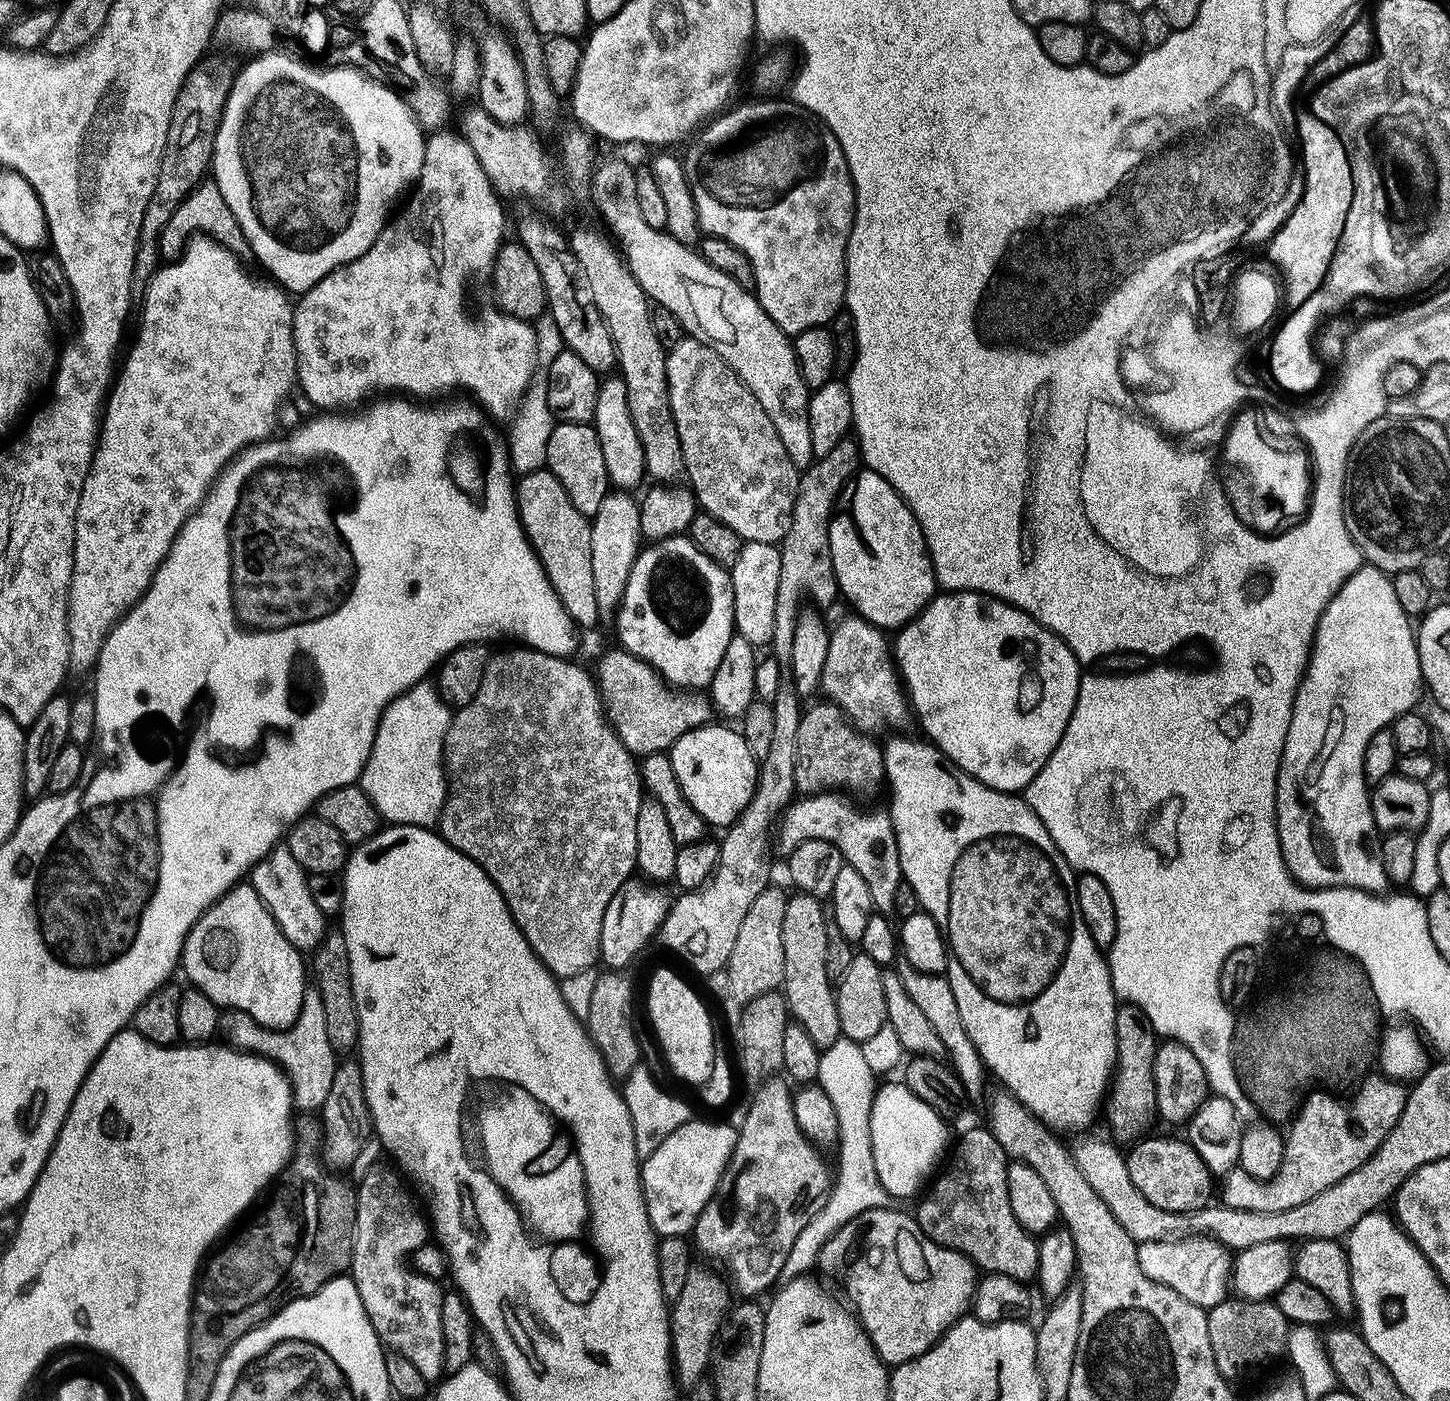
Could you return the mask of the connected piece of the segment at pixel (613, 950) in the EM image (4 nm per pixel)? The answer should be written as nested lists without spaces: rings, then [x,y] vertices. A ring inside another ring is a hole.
[[[630,878],[621,886],[618,894],[610,898],[606,918],[602,918],[600,935],[600,960],[605,969],[627,969],[627,964],[659,933],[670,907],[670,896],[660,888],[663,887],[649,886],[643,879]]]

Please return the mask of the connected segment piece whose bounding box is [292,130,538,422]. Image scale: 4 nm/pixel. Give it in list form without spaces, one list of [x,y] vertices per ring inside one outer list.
[[[437,131],[427,137],[420,178],[411,193],[413,196],[408,209],[397,220],[396,217],[389,219],[366,254],[362,254],[351,264],[344,264],[326,274],[326,278],[322,278],[309,292],[303,293],[295,301],[292,309],[292,333],[296,343],[296,378],[299,391],[304,391],[305,398],[316,410],[352,410],[355,409],[352,408],[355,404],[363,405],[369,398],[376,398],[381,394],[407,394],[412,398],[420,398],[416,396],[440,396],[443,392],[456,392],[461,388],[473,396],[469,397],[491,419],[493,416],[496,420],[508,422],[519,412],[521,401],[537,375],[537,329],[529,321],[519,320],[503,312],[494,299],[492,272],[496,269],[496,256],[500,246],[506,240],[501,197],[493,190],[490,178],[486,178],[486,170],[482,170],[482,162],[478,162],[478,154],[474,154],[470,142],[466,142],[459,131],[448,131]]]

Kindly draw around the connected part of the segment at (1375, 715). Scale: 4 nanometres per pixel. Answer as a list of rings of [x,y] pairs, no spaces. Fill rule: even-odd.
[[[1361,566],[1337,590],[1334,598],[1324,608],[1322,618],[1316,624],[1316,637],[1312,640],[1312,655],[1308,657],[1304,676],[1296,688],[1290,730],[1286,730],[1286,742],[1280,759],[1278,782],[1276,783],[1276,829],[1278,830],[1282,858],[1296,883],[1313,890],[1317,888],[1360,888],[1363,892],[1373,894],[1384,894],[1389,891],[1390,885],[1386,878],[1386,870],[1382,870],[1382,854],[1380,853],[1382,836],[1374,822],[1370,785],[1364,777],[1366,742],[1370,742],[1370,738],[1374,738],[1374,734],[1379,728],[1389,727],[1392,721],[1401,716],[1403,712],[1413,711],[1417,707],[1416,699],[1419,698],[1420,692],[1422,696],[1422,677],[1413,621],[1404,613],[1402,606],[1398,606],[1398,594],[1394,594],[1391,579],[1377,568]]]

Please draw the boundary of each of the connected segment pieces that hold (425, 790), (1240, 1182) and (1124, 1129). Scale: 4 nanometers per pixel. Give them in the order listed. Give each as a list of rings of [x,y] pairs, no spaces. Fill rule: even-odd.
[[[421,682],[407,688],[384,707],[374,734],[370,758],[358,781],[358,787],[376,807],[381,821],[388,824],[413,824],[419,828],[432,828],[439,821],[444,796],[448,792],[448,782],[444,779],[444,739],[452,717],[449,705],[444,703],[432,682]]]
[[[1369,1074],[1360,1081],[1355,1092],[1356,1097],[1348,1105],[1335,1100],[1331,1091],[1311,1092],[1287,1129],[1278,1175],[1272,1180],[1259,1180],[1250,1178],[1250,1174],[1239,1166],[1232,1168],[1222,1177],[1223,1203],[1229,1208],[1251,1212],[1290,1210],[1302,1206],[1302,1202],[1334,1186],[1334,1182],[1346,1178],[1346,1174],[1365,1164],[1398,1122],[1406,1106],[1408,1088],[1391,1076]]]
[[[1122,1004],[1115,1014],[1116,1066],[1108,1092],[1110,1106],[1106,1112],[1110,1124],[1111,1139],[1120,1146],[1135,1143],[1143,1137],[1148,1124],[1157,1115],[1157,1086],[1154,1083],[1154,1058],[1159,1048],[1158,1035],[1149,1022],[1145,1012],[1133,1004]]]

